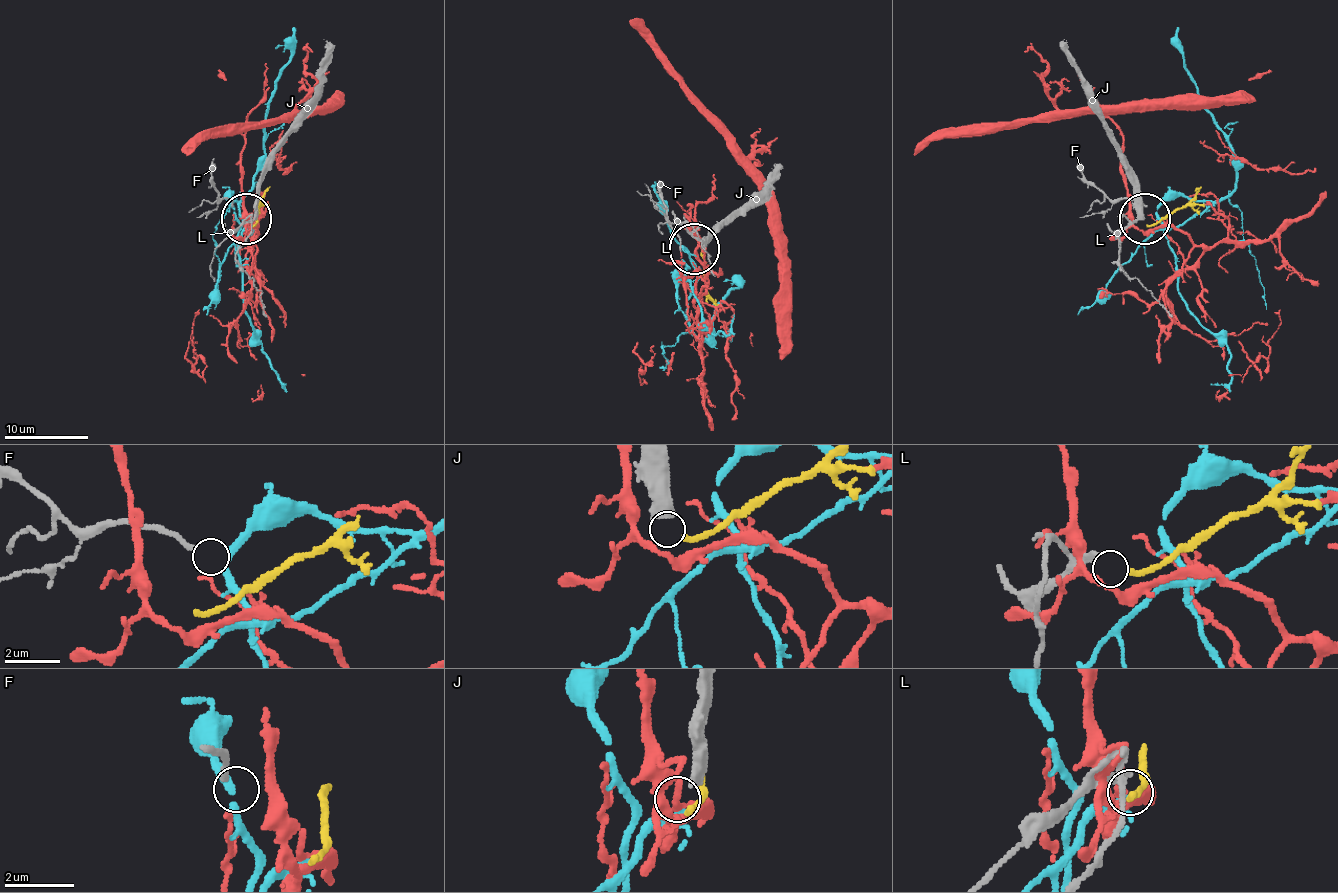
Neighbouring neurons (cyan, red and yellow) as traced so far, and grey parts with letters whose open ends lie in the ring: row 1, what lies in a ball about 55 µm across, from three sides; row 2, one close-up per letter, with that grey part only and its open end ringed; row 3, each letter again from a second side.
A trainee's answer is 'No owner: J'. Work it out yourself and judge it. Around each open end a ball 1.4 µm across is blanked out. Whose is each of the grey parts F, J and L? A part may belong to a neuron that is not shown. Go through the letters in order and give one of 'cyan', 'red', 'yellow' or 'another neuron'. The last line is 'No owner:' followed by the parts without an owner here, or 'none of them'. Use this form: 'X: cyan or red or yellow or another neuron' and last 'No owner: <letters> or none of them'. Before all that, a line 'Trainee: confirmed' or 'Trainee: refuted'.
Trainee: confirmed
F: cyan
J: another neuron
L: yellow
No owner: J

